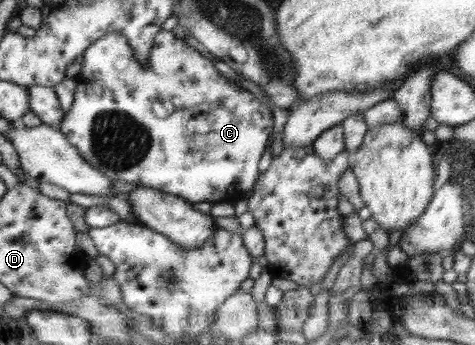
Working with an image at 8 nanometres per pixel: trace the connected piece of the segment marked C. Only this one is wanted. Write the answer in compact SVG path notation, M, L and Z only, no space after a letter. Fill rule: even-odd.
M161 29L156 34L155 41L150 49L150 57L146 67L142 67L138 63L138 59L134 57L132 47L128 43L128 39L124 38L116 32L109 33L94 41L86 48L86 51L81 55L84 57L81 63L81 71L79 76L75 78L77 86L75 89L74 101L72 107L65 113L62 123L58 128L66 139L78 149L79 154L90 164L90 166L102 171L102 174L113 179L124 179L130 183L142 183L147 187L158 189L158 191L169 192L170 195L175 195L189 201L192 204L200 201L208 201L211 204L220 201L231 200L236 202L240 199L243 192L248 193L252 186L256 185L258 176L260 176L260 169L258 168L258 161L265 152L266 144L270 139L273 131L273 114L266 104L258 101L250 91L243 89L241 86L234 85L229 79L222 76L220 72L214 67L213 61L203 57L195 48L188 46L185 40L178 39L173 31L165 31ZM156 101L170 101L174 105L174 112L170 113L168 117L160 119L154 115L152 111L152 103Z

